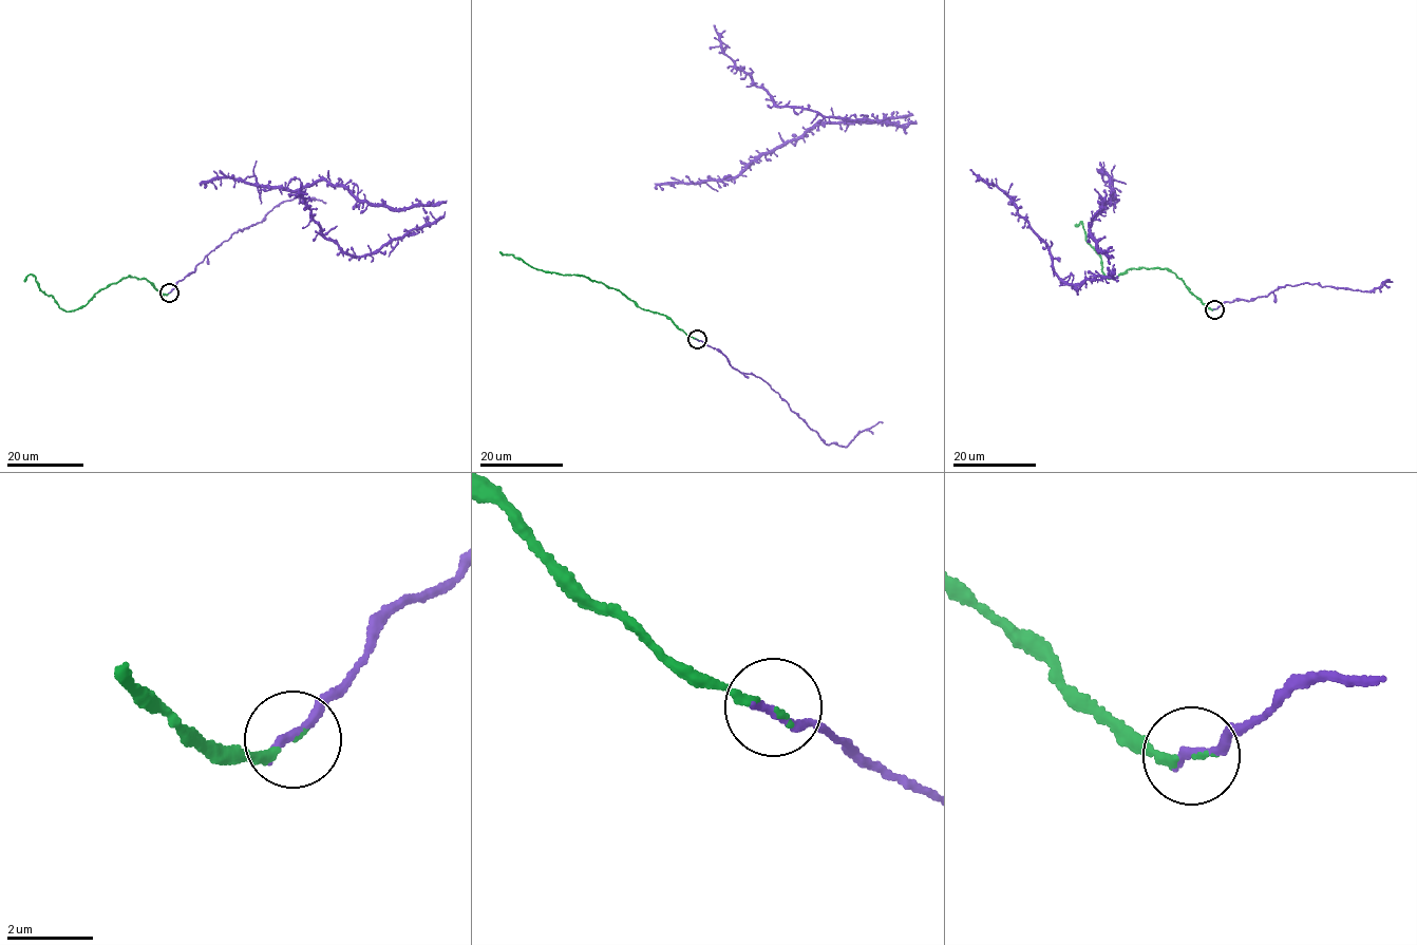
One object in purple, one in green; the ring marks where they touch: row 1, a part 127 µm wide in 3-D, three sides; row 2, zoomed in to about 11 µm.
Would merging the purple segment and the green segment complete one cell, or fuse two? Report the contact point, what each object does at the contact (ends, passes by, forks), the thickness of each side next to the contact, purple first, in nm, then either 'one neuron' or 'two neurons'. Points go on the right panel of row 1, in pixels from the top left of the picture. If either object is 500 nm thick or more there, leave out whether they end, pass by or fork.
place (1214, 309); purple ends; green ends; calibres 240 and 150 nm; one neuron

